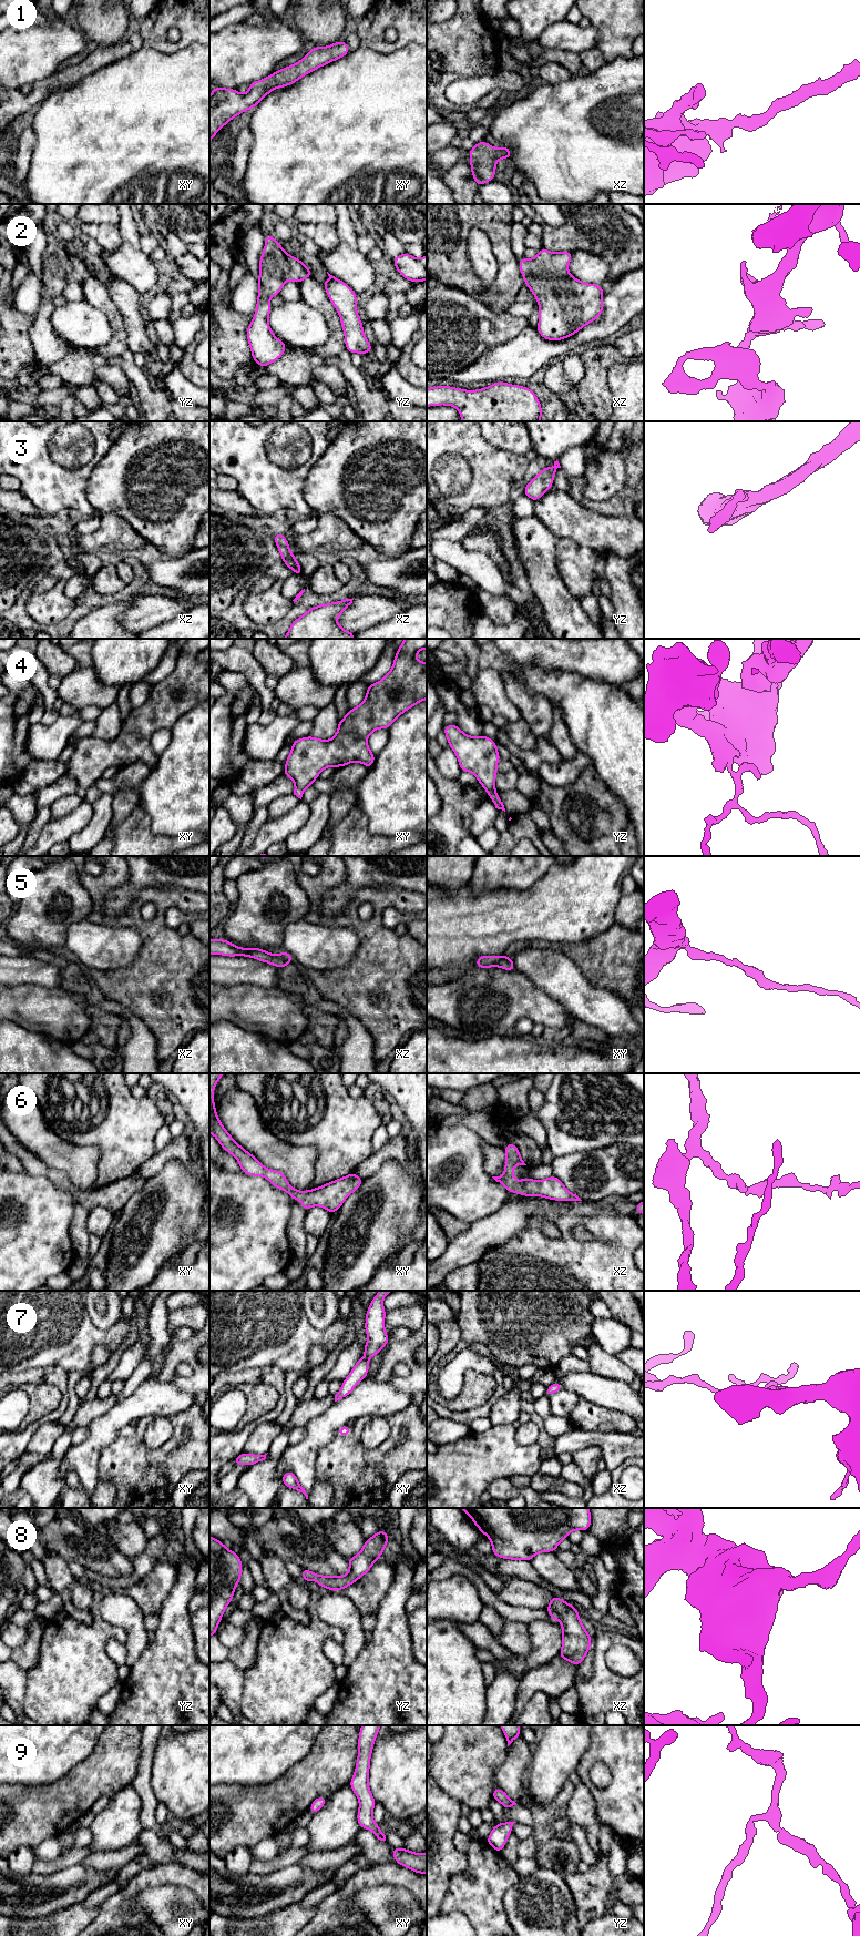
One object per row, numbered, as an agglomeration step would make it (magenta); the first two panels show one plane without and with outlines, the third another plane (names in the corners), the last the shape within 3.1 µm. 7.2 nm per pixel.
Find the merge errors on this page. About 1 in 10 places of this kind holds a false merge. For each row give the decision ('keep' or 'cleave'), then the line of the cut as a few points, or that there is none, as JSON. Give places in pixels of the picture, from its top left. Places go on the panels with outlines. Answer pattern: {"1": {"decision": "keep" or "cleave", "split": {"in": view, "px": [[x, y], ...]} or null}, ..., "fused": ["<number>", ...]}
{"1": {"decision": "keep", "split": null}, "2": {"decision": "keep", "split": null}, "3": {"decision": "keep", "split": null}, "4": {"decision": "keep", "split": null}, "5": {"decision": "keep", "split": null}, "6": {"decision": "keep", "split": null}, "7": {"decision": "keep", "split": null}, "8": {"decision": "keep", "split": null}, "9": {"decision": "keep", "split": null}, "fused": []}

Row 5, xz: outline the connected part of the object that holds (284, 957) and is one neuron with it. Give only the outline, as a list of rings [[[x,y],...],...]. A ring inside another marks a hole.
[[[209,939],[209,955],[223,955],[228,957],[243,956],[270,964],[278,968],[286,968],[294,960],[293,956],[281,950],[278,956],[260,948],[242,948],[224,939]]]

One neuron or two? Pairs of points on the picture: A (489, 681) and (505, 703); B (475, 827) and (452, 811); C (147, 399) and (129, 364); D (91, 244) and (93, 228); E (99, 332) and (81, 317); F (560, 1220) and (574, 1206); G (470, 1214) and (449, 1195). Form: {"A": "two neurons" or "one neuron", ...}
{"A": "one neuron", "B": "two neurons", "C": "one neuron", "D": "two neurons", "E": "one neuron", "F": "two neurons", "G": "one neuron"}

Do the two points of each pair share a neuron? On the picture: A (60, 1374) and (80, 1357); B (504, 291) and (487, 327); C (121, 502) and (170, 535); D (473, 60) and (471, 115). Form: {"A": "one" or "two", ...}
{"A": "two", "B": "two", "C": "one", "D": "two"}

